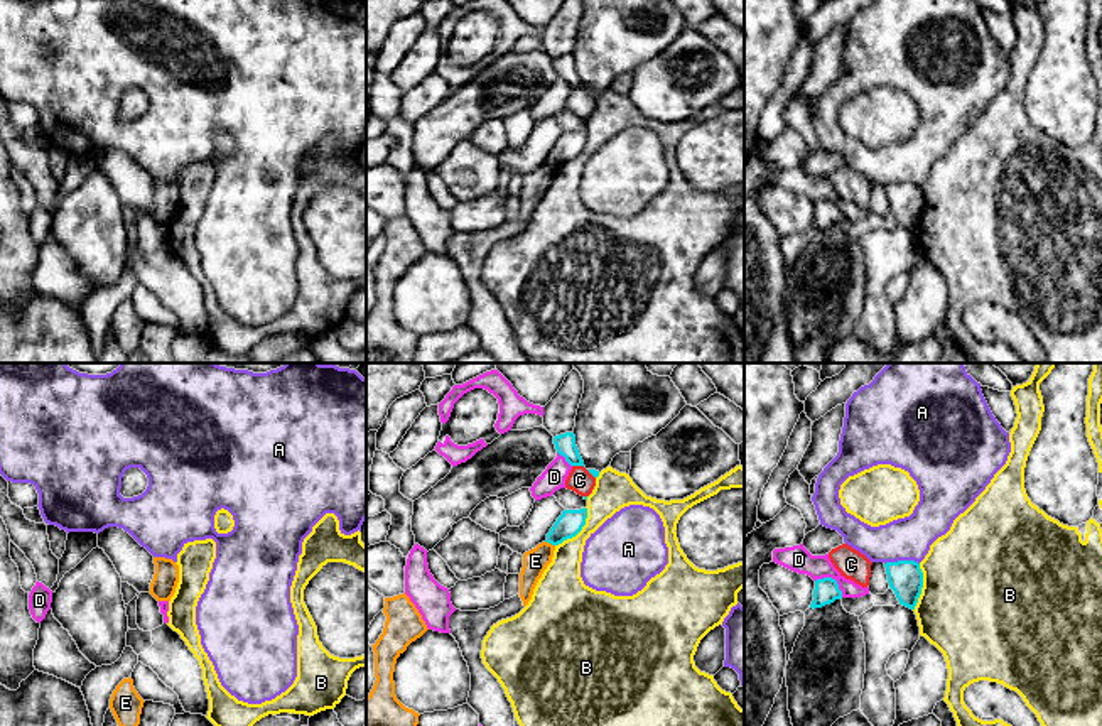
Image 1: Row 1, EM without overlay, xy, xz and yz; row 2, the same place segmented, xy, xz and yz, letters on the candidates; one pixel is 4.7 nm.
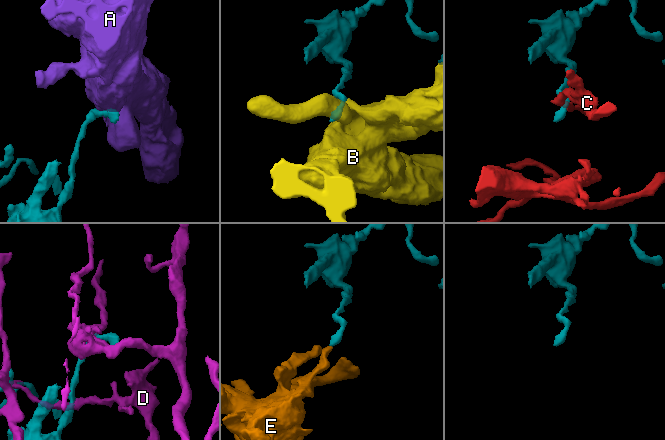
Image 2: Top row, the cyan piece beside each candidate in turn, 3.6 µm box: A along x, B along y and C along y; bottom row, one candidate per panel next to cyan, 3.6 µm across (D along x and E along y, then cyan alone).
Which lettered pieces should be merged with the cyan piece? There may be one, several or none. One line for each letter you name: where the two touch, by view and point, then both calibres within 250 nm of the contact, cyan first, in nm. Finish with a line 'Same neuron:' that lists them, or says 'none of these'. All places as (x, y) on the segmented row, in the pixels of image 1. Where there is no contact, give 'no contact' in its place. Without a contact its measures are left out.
Same neuron: none of these

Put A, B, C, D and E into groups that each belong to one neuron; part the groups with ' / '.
A / B / C / D / E

